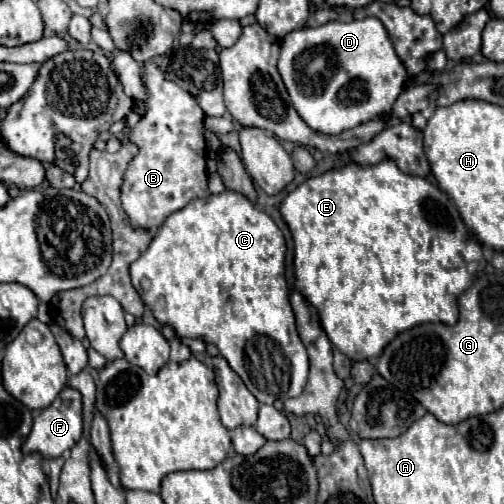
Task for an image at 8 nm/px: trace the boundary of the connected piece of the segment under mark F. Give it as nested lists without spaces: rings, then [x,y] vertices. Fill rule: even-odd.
[[[66,386],[58,398],[44,410],[40,410],[34,418],[34,426],[30,436],[26,438],[22,450],[26,454],[40,452],[44,458],[58,458],[66,454],[82,436],[82,394],[70,386]]]

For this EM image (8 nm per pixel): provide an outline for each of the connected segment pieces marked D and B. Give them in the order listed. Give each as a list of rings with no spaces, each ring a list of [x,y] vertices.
[[[364,18],[352,22],[328,22],[318,28],[302,28],[290,32],[282,40],[278,72],[286,84],[290,100],[300,118],[316,132],[340,134],[368,120],[384,118],[392,112],[392,104],[406,88],[408,74],[394,52],[394,44],[378,18]]]
[[[144,62],[142,82],[146,86],[146,112],[140,122],[130,128],[130,142],[138,146],[138,154],[130,160],[124,180],[120,186],[120,202],[132,228],[154,232],[172,212],[182,210],[190,200],[208,196],[208,174],[206,174],[206,140],[204,140],[204,112],[186,90],[164,78],[160,66]]]

